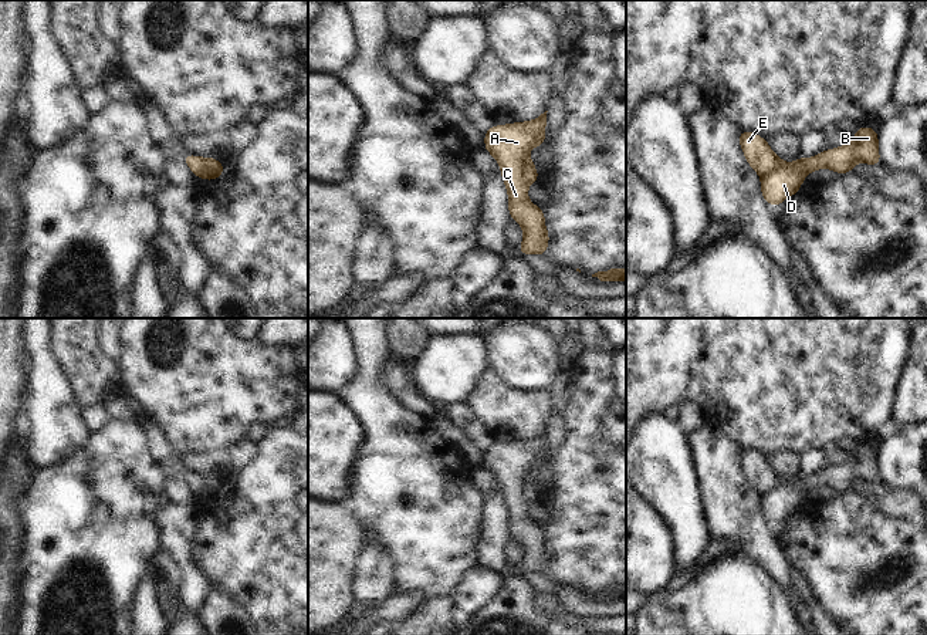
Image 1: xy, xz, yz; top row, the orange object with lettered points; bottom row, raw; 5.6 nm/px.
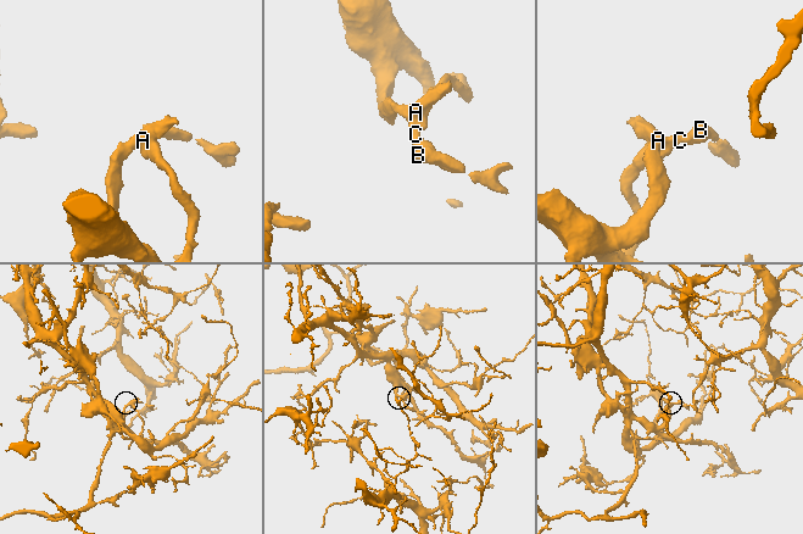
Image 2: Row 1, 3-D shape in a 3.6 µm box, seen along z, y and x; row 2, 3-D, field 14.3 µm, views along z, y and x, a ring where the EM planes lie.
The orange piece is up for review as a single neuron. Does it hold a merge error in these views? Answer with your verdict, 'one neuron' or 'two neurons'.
two neurons

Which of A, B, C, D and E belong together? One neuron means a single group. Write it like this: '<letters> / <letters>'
A B C E / D

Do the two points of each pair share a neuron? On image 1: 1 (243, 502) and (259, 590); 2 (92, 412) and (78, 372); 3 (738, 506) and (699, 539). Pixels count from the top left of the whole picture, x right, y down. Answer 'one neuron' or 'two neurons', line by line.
1: one neuron
2: two neurons
3: two neurons

